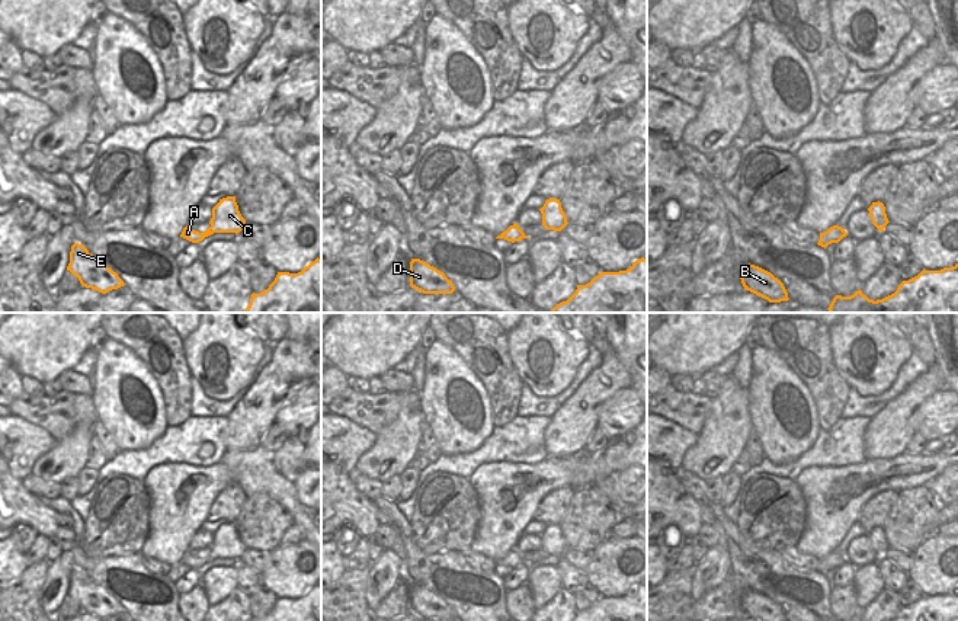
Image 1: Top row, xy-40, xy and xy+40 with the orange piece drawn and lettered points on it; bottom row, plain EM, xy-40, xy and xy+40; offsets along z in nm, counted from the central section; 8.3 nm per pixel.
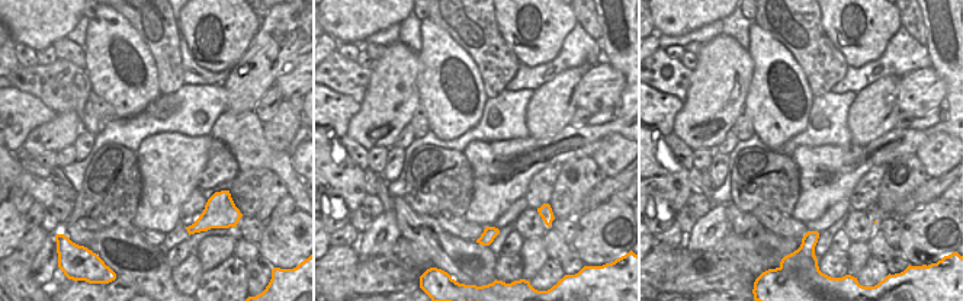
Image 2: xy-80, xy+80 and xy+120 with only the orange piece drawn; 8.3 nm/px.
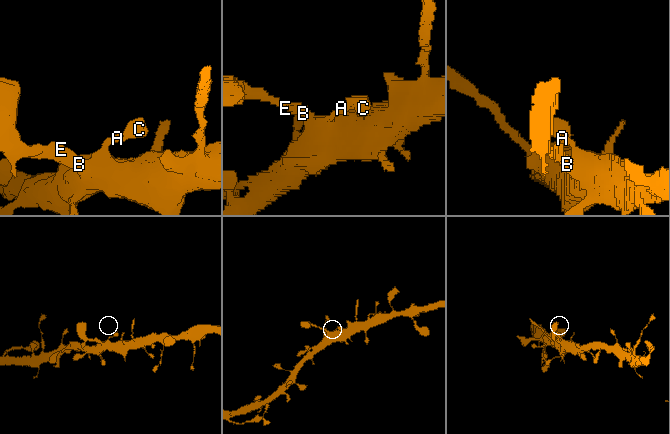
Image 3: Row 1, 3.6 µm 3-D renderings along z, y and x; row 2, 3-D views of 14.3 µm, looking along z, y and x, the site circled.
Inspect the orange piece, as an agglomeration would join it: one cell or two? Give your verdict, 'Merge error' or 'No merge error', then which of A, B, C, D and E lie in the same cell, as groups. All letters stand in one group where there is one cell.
No merge error. Groups: A B C D E

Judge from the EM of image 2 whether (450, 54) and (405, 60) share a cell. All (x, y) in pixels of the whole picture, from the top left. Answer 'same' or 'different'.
different

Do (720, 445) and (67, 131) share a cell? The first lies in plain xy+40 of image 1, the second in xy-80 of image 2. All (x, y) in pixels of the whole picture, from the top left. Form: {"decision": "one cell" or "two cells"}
{"decision": "one cell"}

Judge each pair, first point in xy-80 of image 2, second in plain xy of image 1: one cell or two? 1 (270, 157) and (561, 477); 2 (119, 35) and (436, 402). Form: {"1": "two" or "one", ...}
{"1": "two", "2": "one"}

